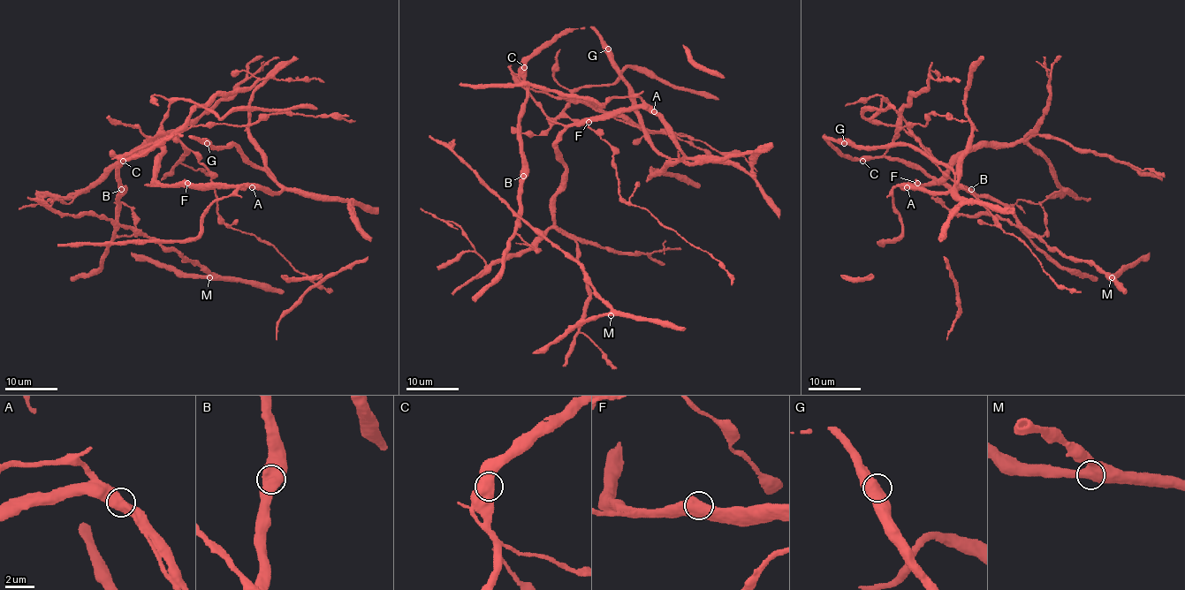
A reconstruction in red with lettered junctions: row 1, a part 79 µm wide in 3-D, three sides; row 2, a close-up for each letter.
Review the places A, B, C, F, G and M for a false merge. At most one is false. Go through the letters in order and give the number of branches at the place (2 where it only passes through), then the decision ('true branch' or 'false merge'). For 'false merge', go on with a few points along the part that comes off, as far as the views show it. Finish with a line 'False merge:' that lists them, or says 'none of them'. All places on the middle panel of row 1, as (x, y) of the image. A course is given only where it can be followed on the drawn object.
A: branches 2; true branch
B: branches 2; true branch
C: branches 2; true branch
F: branches 2; true branch
G: branches 2; true branch
M: branches 2; true branch
False merge: none of them

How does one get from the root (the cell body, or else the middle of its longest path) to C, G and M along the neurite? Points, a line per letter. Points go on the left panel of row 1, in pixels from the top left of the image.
C: (217, 146), (177, 134), (169, 135), (144, 153), (123, 161)
G: (217, 146), (207, 143)
M: (217, 146), (188, 135), (169, 135), (118, 163), (116, 222), (139, 229), (183, 259), (194, 260), (209, 277)

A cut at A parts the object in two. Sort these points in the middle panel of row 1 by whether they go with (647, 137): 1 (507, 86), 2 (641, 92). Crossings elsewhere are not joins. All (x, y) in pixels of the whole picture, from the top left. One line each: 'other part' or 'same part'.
1: other part
2: other part

